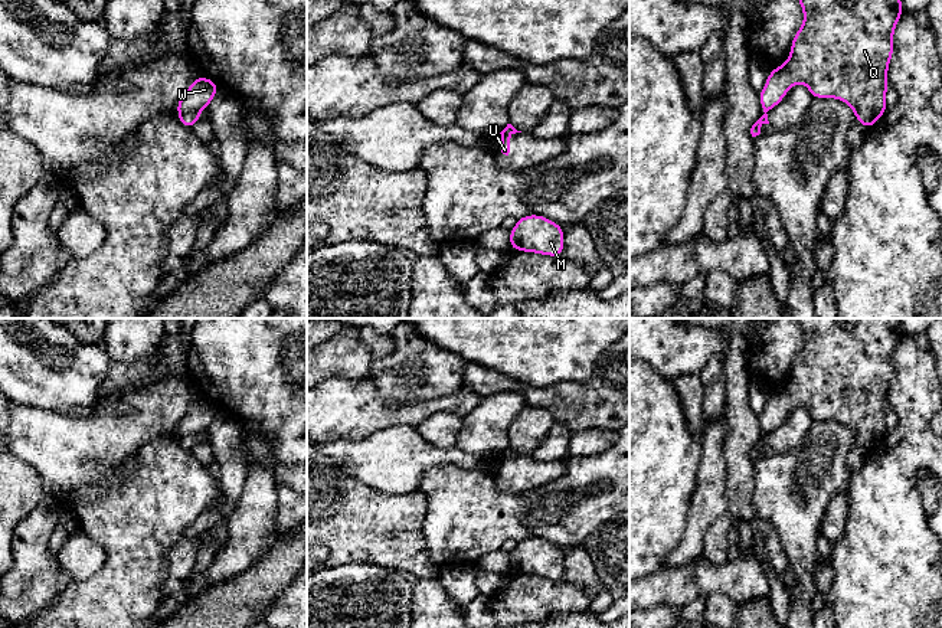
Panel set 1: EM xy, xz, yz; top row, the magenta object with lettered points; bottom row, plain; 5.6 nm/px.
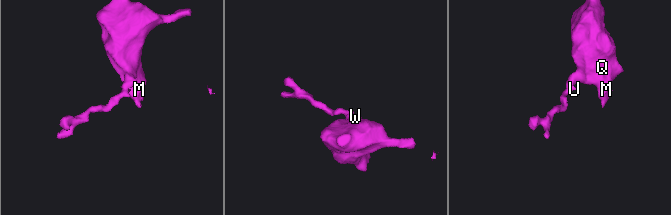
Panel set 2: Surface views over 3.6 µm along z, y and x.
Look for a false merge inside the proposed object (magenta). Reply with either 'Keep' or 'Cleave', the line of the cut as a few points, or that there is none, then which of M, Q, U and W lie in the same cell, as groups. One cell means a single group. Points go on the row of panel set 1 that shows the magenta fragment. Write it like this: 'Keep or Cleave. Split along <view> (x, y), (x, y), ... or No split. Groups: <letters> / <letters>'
Cleave. Split along xy (179, 111), (192, 114). Groups: M Q W / U

